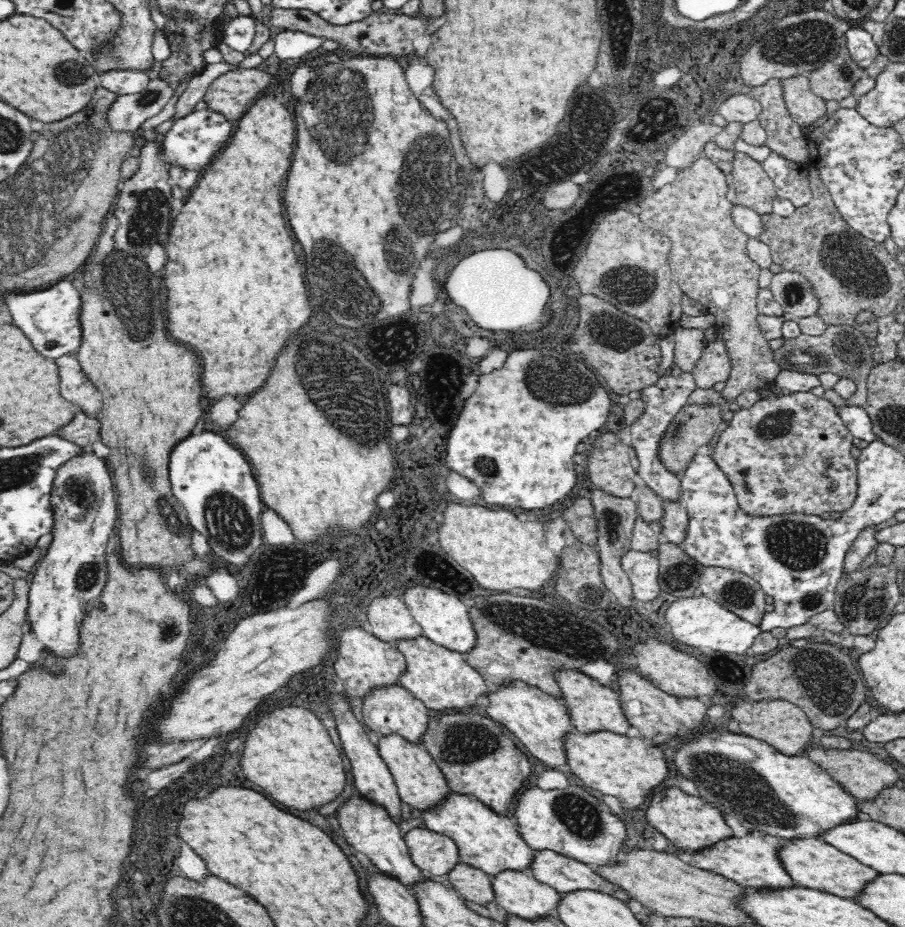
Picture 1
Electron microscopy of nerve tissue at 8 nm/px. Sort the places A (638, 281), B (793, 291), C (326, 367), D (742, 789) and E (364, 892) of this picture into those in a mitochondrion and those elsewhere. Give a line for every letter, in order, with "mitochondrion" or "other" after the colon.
A: mitochondrion
B: mitochondrion
C: mitochondrion
D: mitochondrion
E: other

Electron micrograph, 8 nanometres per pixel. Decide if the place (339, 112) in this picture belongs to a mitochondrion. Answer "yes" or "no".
yes

